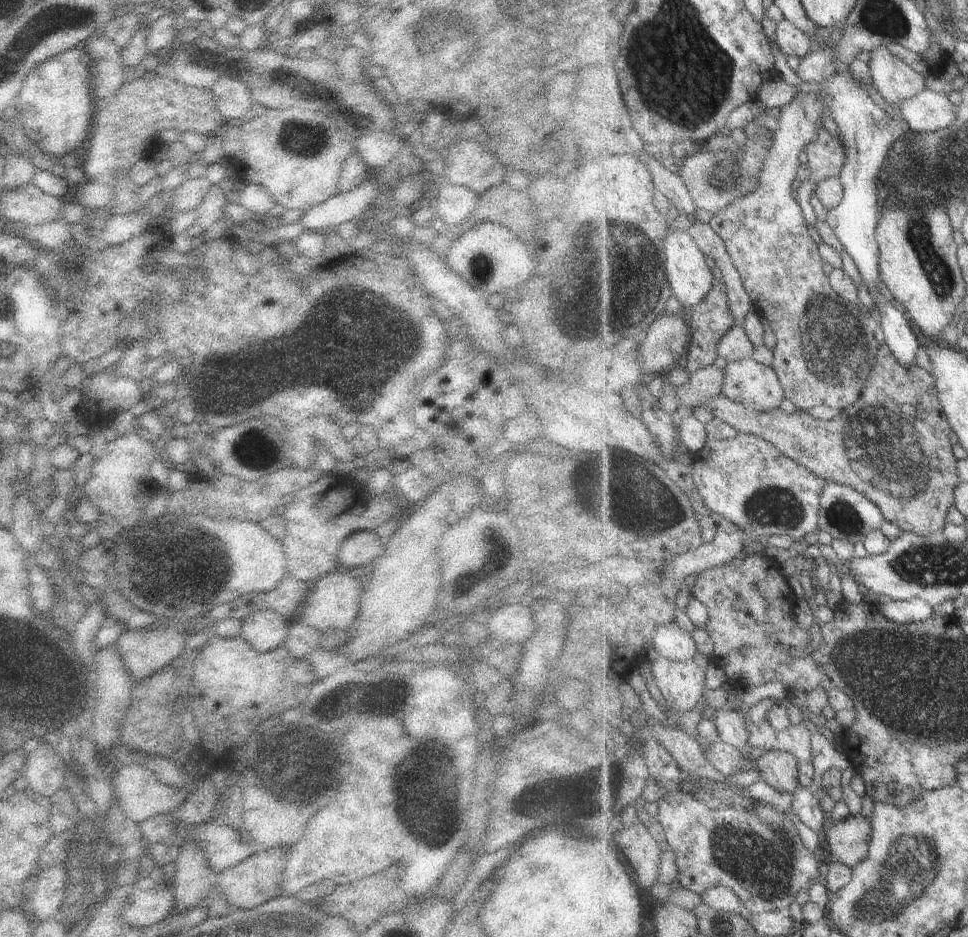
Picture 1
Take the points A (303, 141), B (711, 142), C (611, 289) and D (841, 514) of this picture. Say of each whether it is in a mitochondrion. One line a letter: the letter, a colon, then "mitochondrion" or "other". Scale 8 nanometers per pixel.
A: mitochondrion
B: mitochondrion
C: mitochondrion
D: mitochondrion

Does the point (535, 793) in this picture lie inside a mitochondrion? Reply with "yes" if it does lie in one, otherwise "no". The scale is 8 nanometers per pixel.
no

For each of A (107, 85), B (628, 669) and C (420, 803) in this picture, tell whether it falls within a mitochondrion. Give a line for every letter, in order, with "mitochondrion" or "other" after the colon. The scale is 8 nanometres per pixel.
A: other
B: other
C: mitochondrion

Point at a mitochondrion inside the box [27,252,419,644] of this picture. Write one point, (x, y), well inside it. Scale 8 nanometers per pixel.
(173, 566)

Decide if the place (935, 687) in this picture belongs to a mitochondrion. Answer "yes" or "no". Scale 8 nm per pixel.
yes

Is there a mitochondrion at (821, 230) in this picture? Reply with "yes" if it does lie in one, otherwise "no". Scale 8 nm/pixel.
no

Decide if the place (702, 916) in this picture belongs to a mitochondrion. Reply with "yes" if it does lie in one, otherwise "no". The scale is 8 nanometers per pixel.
no

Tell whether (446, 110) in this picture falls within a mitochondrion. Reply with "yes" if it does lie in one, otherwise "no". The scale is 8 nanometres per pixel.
no

